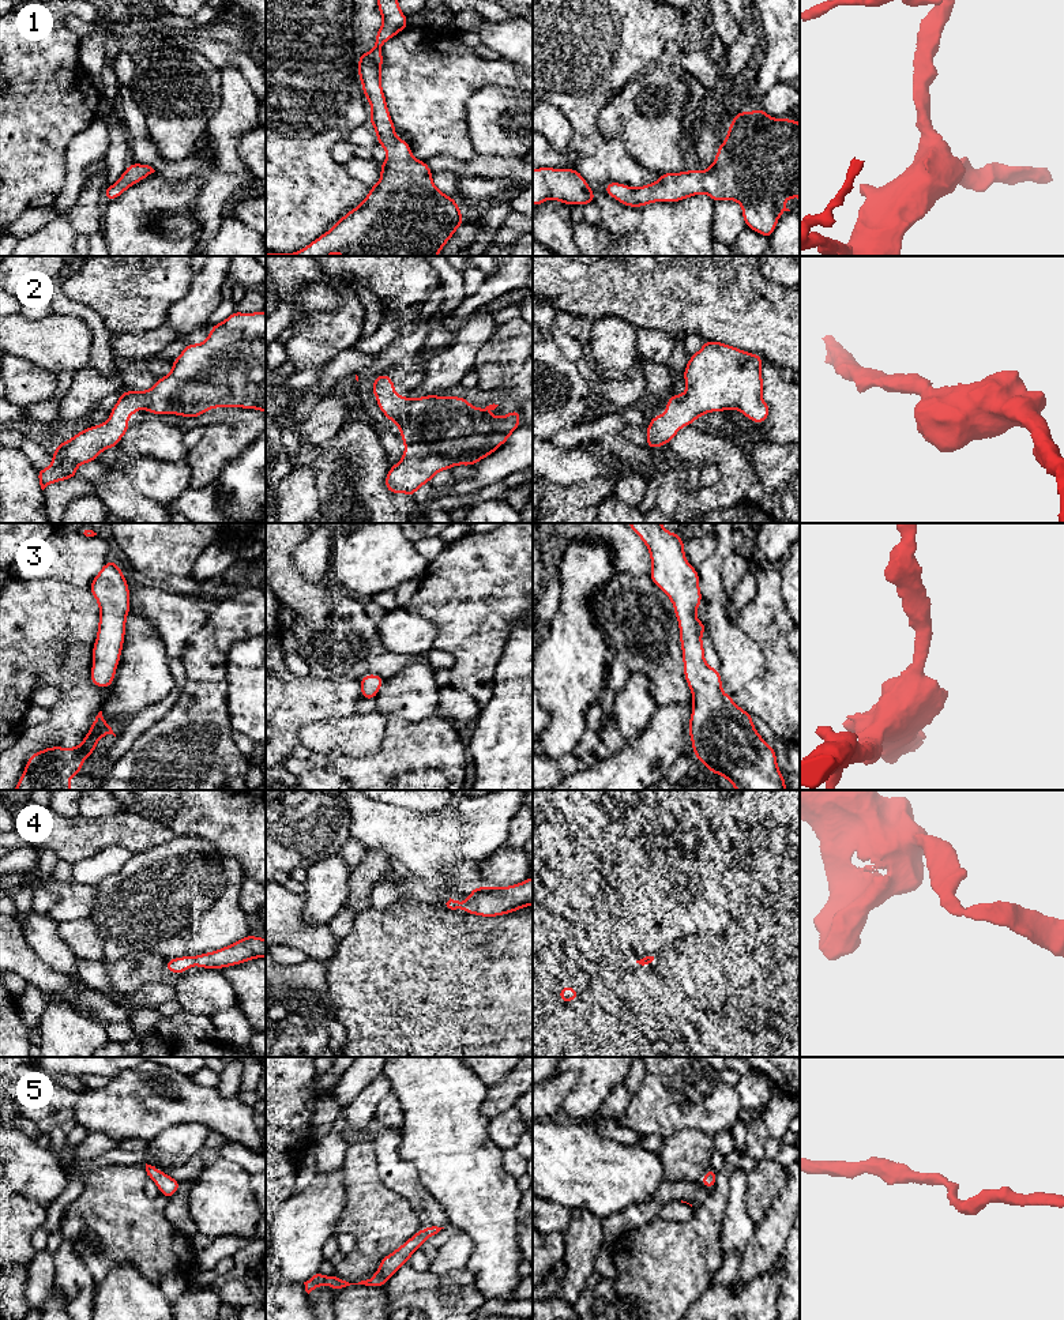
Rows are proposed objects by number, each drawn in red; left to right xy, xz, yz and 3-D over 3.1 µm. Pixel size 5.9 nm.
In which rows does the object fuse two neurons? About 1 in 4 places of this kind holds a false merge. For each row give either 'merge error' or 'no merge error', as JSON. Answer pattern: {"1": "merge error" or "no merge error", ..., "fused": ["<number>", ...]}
{"1": "no merge error", "2": "no merge error", "3": "no merge error", "4": "no merge error", "5": "no merge error", "fused": []}

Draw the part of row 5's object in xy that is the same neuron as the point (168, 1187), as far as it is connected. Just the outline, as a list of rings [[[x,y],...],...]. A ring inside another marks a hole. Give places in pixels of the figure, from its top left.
[[[146,1163],[146,1172],[147,1172],[148,1180],[153,1180],[155,1182],[161,1195],[163,1195],[166,1200],[169,1200],[178,1191],[181,1185],[181,1181],[177,1181],[170,1176],[168,1176],[166,1173],[162,1173],[155,1166]]]

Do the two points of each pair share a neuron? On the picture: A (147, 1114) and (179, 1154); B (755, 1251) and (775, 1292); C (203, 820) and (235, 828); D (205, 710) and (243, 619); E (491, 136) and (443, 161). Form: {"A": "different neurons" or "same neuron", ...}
{"A": "different neurons", "B": "different neurons", "C": "same neuron", "D": "same neuron", "E": "different neurons"}

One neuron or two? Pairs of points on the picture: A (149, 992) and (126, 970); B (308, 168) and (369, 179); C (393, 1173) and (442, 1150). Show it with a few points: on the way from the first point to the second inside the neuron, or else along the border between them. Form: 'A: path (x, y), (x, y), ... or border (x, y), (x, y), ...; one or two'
A: border (173, 982), (149, 981), (126, 995); two
B: border (342, 165), (353, 177), (369, 188); two
C: border (399, 1134), (399, 1154), (429, 1191); two

